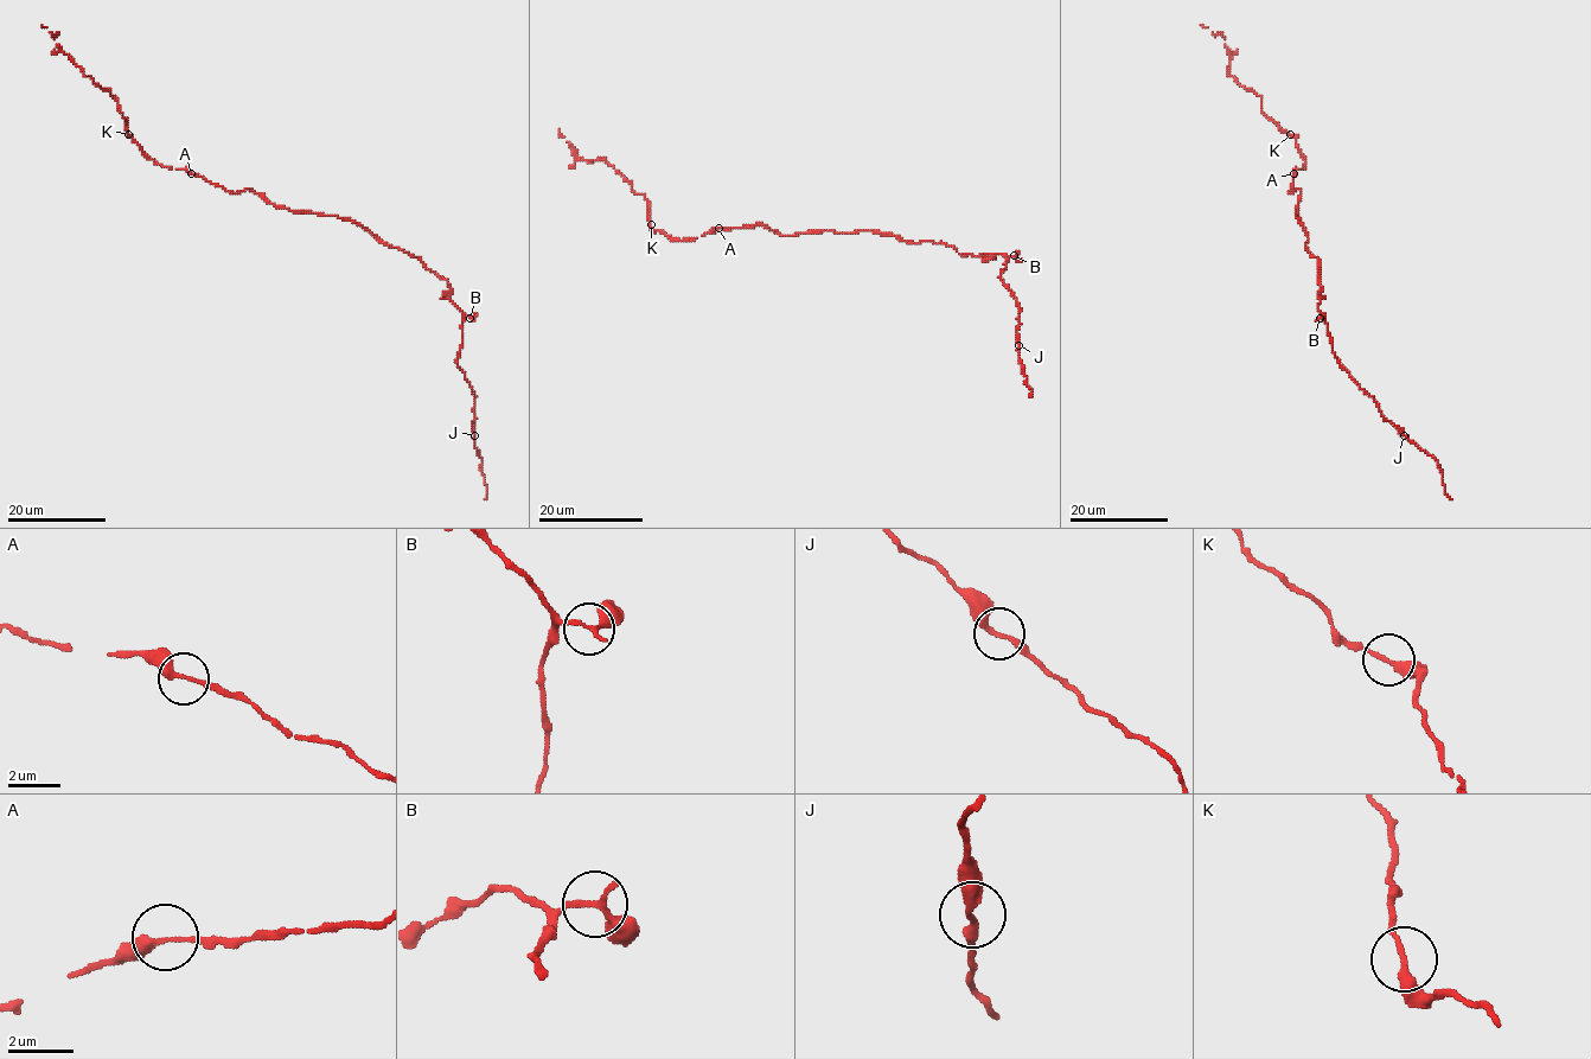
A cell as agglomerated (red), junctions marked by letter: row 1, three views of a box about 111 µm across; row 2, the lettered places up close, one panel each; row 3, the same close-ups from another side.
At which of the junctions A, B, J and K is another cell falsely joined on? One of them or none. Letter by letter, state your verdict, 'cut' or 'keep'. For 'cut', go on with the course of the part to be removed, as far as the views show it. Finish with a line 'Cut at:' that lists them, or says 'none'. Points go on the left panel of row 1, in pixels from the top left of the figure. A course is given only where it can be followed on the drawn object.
A: keep
B: keep
J: keep
K: keep
Cut at: none

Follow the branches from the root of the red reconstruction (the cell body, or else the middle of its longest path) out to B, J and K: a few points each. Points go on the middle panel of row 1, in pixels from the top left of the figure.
B: (860, 230), (890, 234), (913, 243), (944, 243), (962, 255), (1014, 255)
J: (860, 230), (913, 243), (944, 243), (962, 255), (1004, 254), (1000, 278), (1020, 308), (1018, 345)
K: (860, 230), (780, 235), (755, 223), (714, 228), (696, 238), (678, 241), (651, 224)

